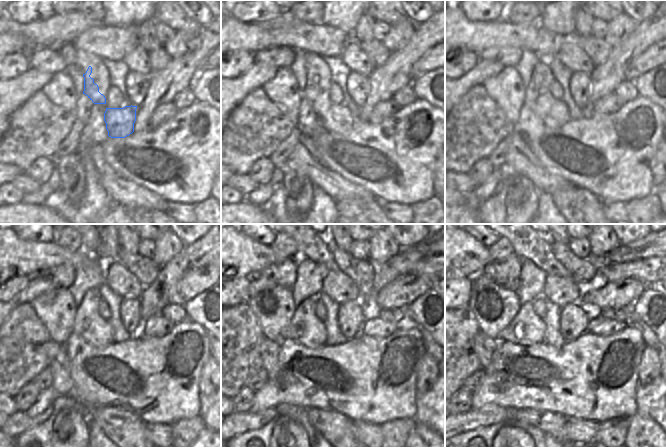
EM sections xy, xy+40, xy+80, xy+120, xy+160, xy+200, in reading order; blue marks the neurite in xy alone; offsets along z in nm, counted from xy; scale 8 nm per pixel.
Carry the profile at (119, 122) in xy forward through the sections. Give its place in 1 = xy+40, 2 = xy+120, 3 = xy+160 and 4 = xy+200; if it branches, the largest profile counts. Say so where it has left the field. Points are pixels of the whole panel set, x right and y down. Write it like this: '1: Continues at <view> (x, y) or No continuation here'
1: Continues at xy+40 (336, 118)
2: Continues at xy+120 (88, 324)
3: Continues at xy+160 (305, 327)
4: Continues at xy+200 (527, 327).

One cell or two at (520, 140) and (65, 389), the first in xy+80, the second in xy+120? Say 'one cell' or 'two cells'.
one cell

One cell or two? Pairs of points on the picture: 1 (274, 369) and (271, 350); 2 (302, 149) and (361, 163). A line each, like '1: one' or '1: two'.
1: one
2: two

